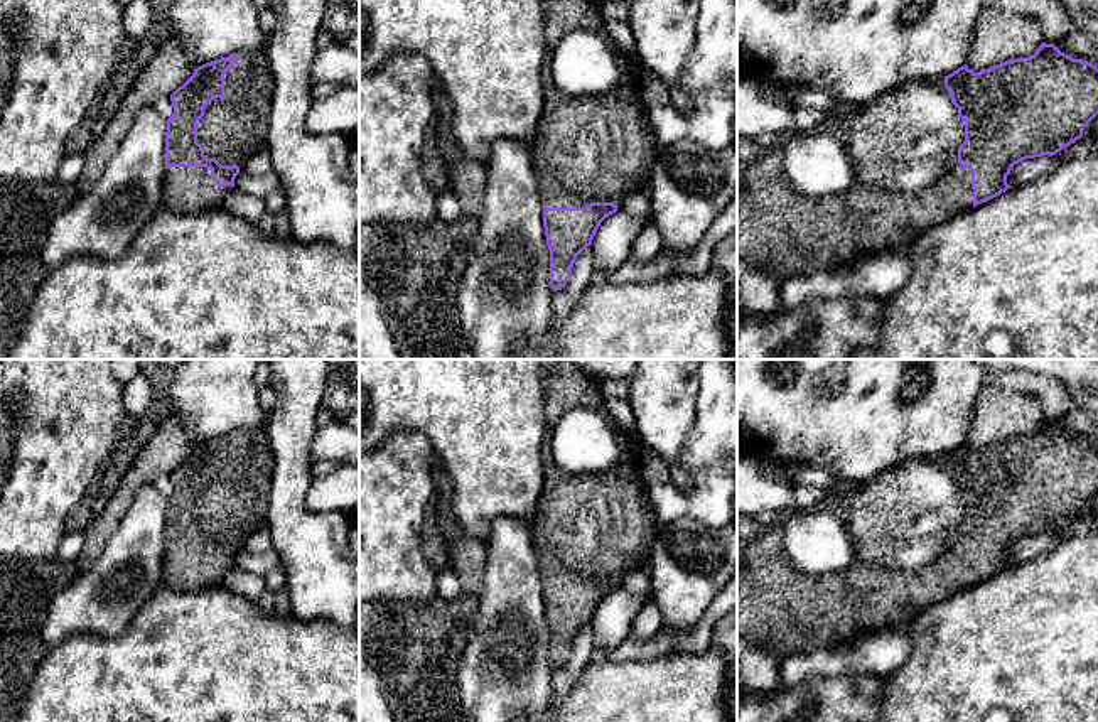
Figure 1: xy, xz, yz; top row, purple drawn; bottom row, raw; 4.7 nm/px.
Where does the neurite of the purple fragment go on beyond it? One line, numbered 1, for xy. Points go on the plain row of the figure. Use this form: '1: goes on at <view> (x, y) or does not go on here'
1: goes on at xy (233, 505)

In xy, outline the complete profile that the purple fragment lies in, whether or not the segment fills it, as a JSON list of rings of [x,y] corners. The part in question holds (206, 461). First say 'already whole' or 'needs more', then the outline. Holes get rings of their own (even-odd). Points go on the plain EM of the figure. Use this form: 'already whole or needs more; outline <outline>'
needs more; outline [[[263,427],[246,428],[206,440],[172,472],[174,491],[167,498],[165,550],[162,584],[180,590],[204,590],[224,585],[224,575],[234,567],[236,553],[250,535],[266,525],[273,455]]]

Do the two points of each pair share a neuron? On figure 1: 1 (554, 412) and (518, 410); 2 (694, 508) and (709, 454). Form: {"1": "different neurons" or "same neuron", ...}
{"1": "different neurons", "2": "same neuron"}

